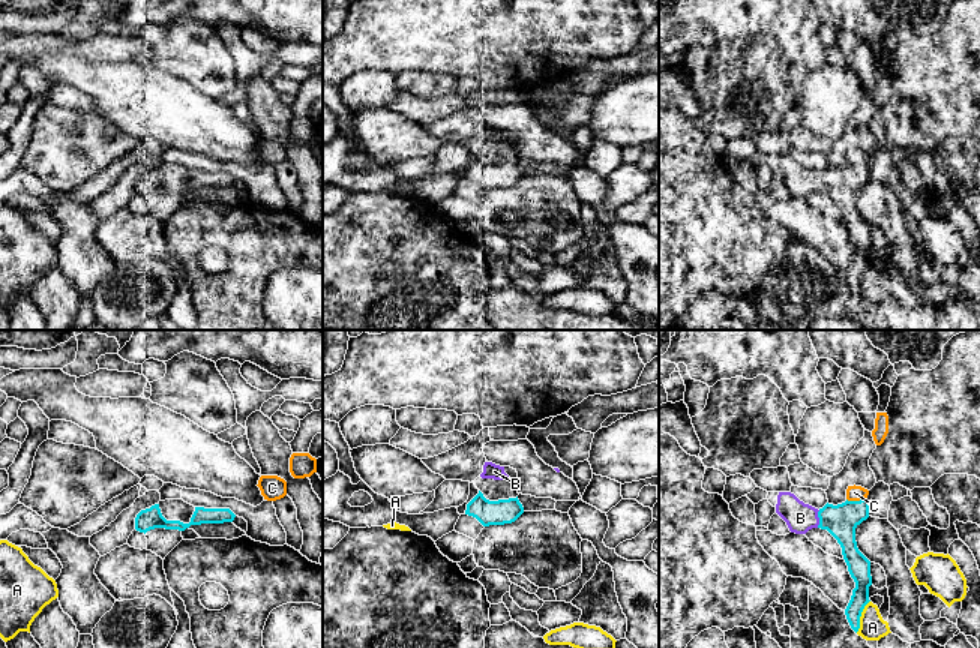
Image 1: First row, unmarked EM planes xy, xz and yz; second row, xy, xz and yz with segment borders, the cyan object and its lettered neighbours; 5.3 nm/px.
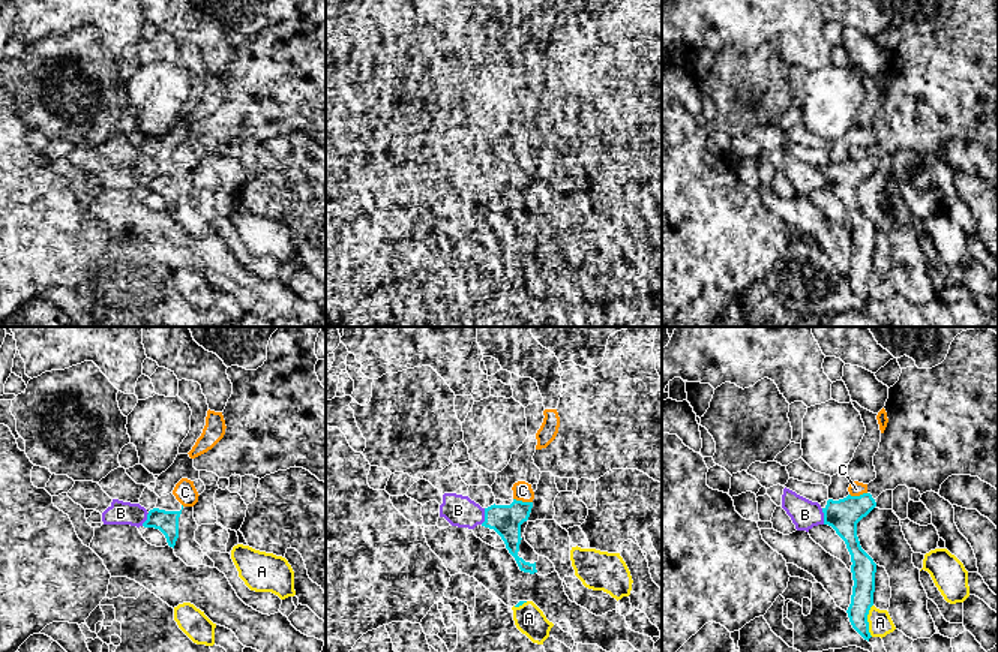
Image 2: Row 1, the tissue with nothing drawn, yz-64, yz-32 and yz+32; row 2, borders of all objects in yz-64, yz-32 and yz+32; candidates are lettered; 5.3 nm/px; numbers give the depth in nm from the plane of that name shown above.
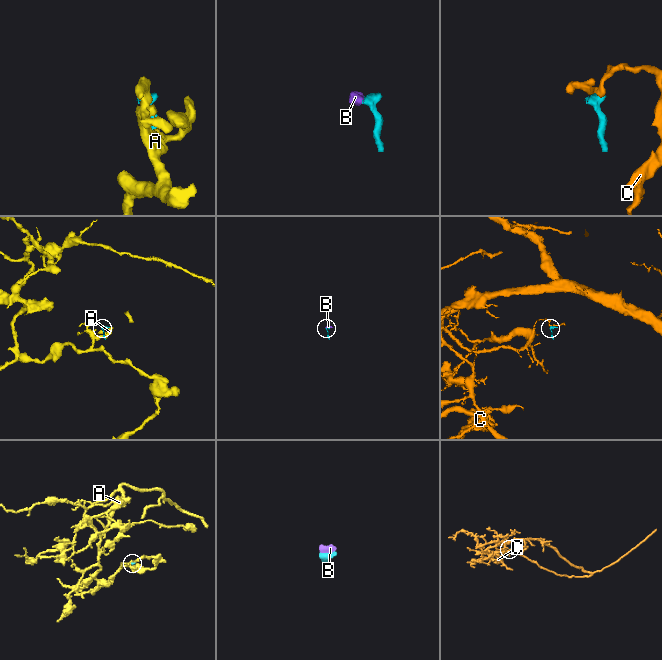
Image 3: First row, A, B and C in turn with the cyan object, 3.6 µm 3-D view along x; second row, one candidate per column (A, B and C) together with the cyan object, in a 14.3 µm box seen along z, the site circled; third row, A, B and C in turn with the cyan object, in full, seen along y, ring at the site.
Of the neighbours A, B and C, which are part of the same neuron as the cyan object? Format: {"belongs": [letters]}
{"belongs": ["B"]}

